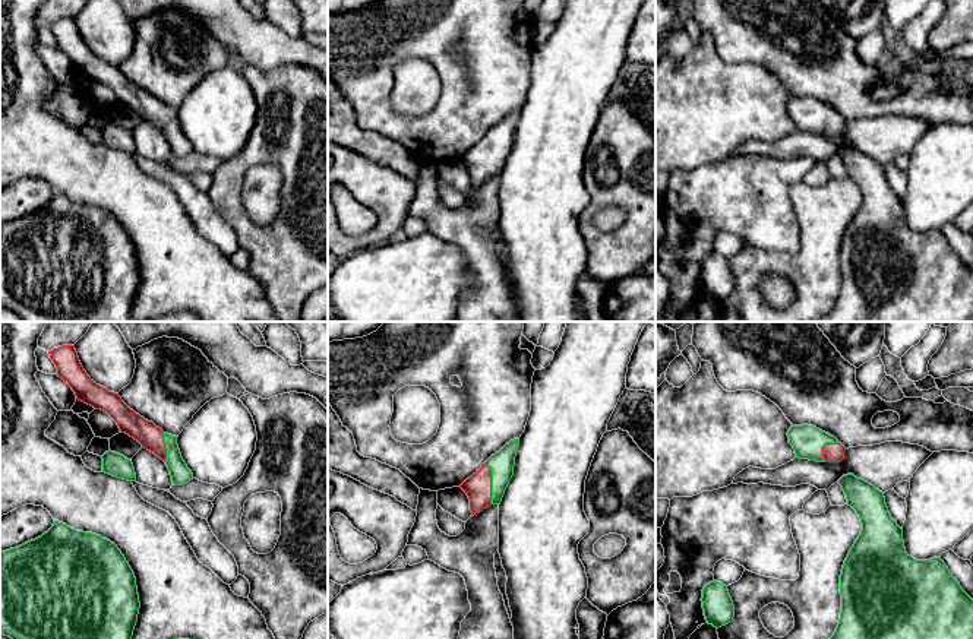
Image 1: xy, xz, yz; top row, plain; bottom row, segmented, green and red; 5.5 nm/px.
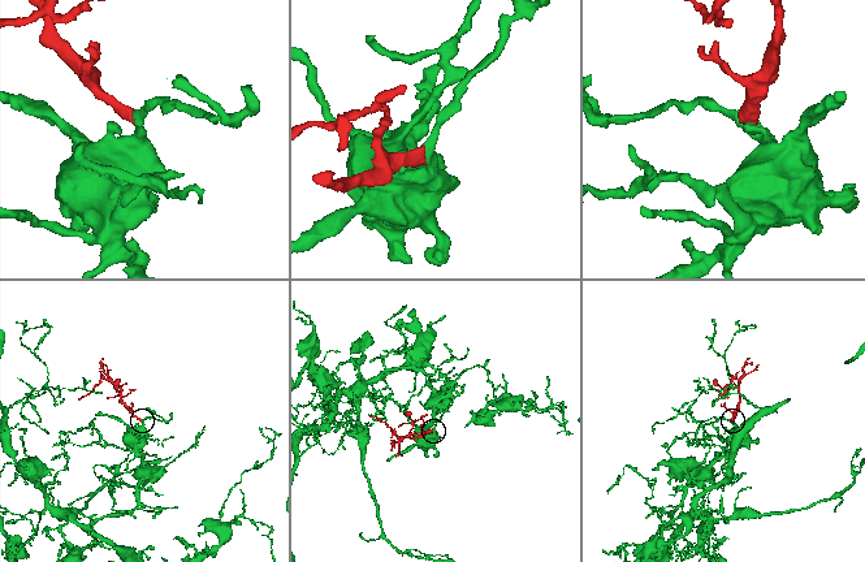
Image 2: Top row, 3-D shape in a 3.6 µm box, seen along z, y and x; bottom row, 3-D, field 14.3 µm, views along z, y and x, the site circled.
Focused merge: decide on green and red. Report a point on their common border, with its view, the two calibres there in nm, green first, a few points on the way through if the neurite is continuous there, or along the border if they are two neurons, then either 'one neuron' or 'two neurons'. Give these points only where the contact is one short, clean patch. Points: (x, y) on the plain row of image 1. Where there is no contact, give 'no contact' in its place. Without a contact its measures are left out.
meets green in xz at (492, 155); 130 nm thick on the green side, 140 nm on the other; runs through xz (502, 135), (492, 155), (479, 158); one neuron

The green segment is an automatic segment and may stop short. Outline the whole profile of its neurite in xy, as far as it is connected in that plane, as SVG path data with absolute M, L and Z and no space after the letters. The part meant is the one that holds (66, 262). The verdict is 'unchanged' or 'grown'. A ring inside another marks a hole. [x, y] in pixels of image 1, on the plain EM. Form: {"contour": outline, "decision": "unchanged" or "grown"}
{"contour": "M63 194L19 219L0 224L0 304L22 322L135 322L132 309L140 275L136 250L114 215Z", "decision": "unchanged"}

